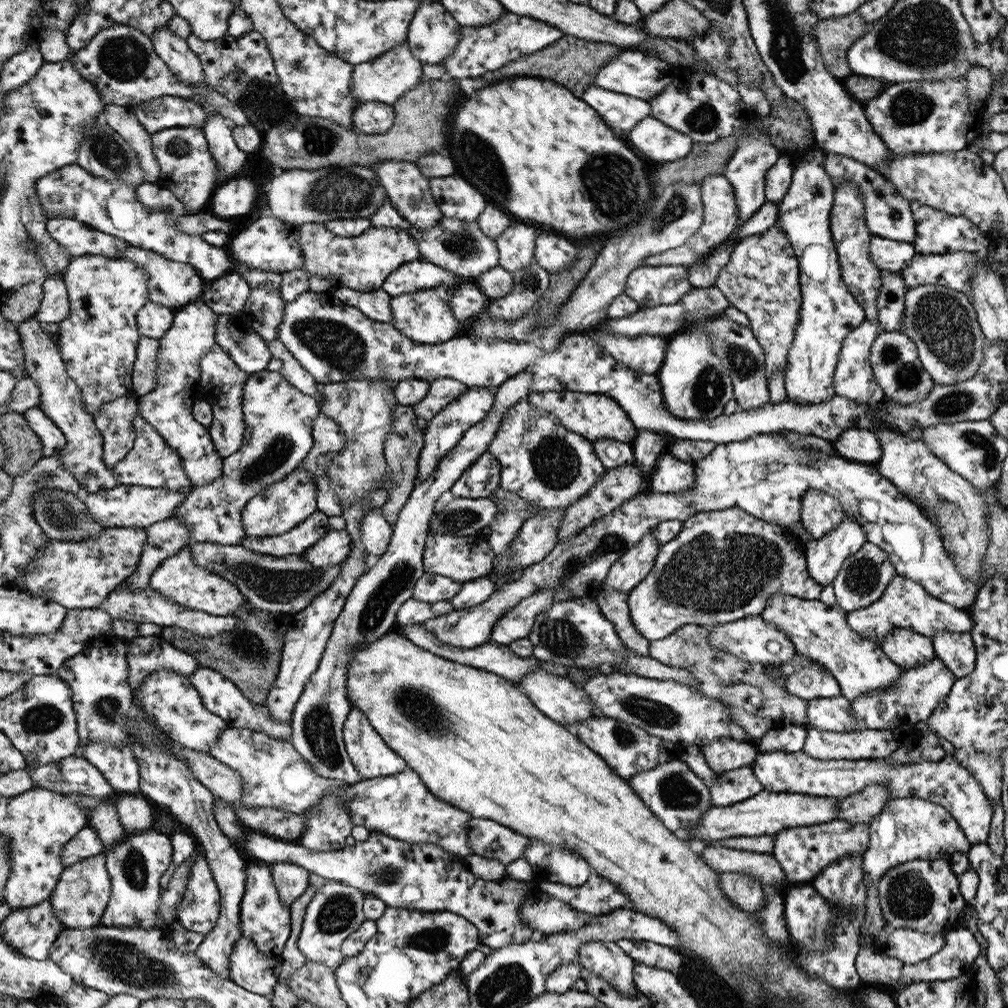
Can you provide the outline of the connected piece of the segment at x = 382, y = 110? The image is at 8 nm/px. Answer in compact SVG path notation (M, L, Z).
M366 102L357 106L353 125L364 135L384 134L393 124L396 114L393 105L385 102Z

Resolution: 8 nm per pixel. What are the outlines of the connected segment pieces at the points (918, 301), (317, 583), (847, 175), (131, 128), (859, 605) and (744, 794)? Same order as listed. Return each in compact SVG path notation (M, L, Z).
M924 285L908 289L905 294L904 321L902 332L917 346L918 356L924 370L930 374L933 385L964 383L976 375L984 360L987 338L981 331L978 315L970 303L968 295L940 285Z
M192 542L187 546L193 554L193 561L212 574L220 574L228 582L234 583L245 595L255 610L264 611L289 619L305 609L318 594L332 586L334 579L341 575L341 564L329 568L316 568L306 562L301 554L286 557L260 554L241 544L224 546L217 542Z
M829 154L824 161L825 171L829 174L834 186L844 181L854 181L863 196L865 221L872 237L886 238L897 242L913 244L916 239L916 223L909 200L900 194L893 182L886 180L878 171L865 164L841 154Z
M113 105L103 113L107 123L133 149L142 160L143 171L147 174L147 182L158 183L160 167L151 147L151 134L148 134L137 119L137 113L128 107Z
M866 541L860 550L857 550L854 554L851 554L844 562L842 562L839 568L836 578L831 585L834 589L836 602L842 610L850 612L870 606L873 602L876 602L886 590L888 583L897 575L895 566L889 561L889 556L879 546Z
M752 766L718 773L710 785L711 802L714 807L724 807L746 801L763 791Z

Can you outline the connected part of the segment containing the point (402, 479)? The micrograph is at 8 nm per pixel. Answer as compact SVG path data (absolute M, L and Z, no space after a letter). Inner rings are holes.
M398 404L393 428L385 442L385 458L388 460L390 470L390 477L388 479L393 479L393 487L388 490L388 502L380 508L382 516L386 518L386 521L388 521L392 527L394 527L394 524L398 521L401 510L405 506L406 501L409 500L414 487L417 485L418 461L420 460L421 450L424 446L424 431L422 431L421 428L417 428L416 412L413 410L413 406L402 406Z

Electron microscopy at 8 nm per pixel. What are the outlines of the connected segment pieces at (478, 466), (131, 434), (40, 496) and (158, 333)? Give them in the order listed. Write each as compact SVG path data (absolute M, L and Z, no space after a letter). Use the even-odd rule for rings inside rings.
M490 451L479 454L469 469L451 486L451 492L458 498L490 497L501 481L501 466Z
M129 393L102 405L94 416L97 429L104 436L104 461L111 468L136 444L134 420L139 411L137 397Z
M47 490L40 491L33 500L33 517L42 528L45 536L51 540L63 540L64 542L80 542L87 538L96 538L106 530L102 524L93 519L84 499L70 491Z
M153 301L148 302L137 314L137 326L141 336L159 339L172 326L176 309L170 309Z

